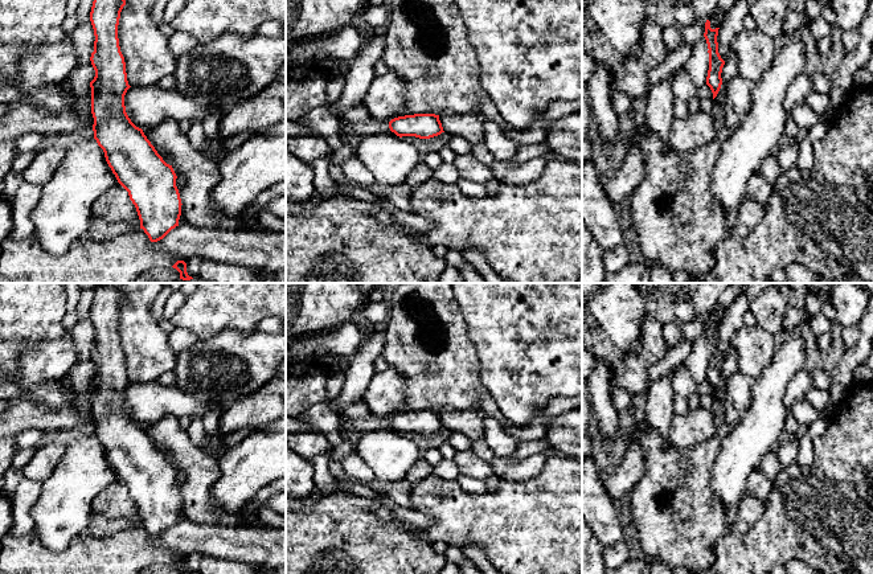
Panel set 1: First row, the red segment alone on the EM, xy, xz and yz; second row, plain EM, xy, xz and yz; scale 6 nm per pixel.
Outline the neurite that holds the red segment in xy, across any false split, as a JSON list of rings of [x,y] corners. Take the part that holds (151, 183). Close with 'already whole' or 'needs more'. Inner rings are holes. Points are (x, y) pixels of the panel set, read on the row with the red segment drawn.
[[[126,0],[93,1],[93,131],[108,167],[136,208],[140,229],[151,242],[157,242],[179,226],[183,204],[172,165],[163,160],[143,130],[126,112],[124,95],[131,86],[118,38],[124,5]]]; already whole

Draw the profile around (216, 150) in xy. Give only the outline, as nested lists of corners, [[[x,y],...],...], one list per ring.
[[[208,139],[208,147],[202,151],[209,159],[220,163],[231,149],[222,140]]]

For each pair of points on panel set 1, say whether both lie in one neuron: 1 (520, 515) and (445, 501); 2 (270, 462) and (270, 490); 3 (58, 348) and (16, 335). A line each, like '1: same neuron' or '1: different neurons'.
1: same neuron
2: different neurons
3: different neurons

